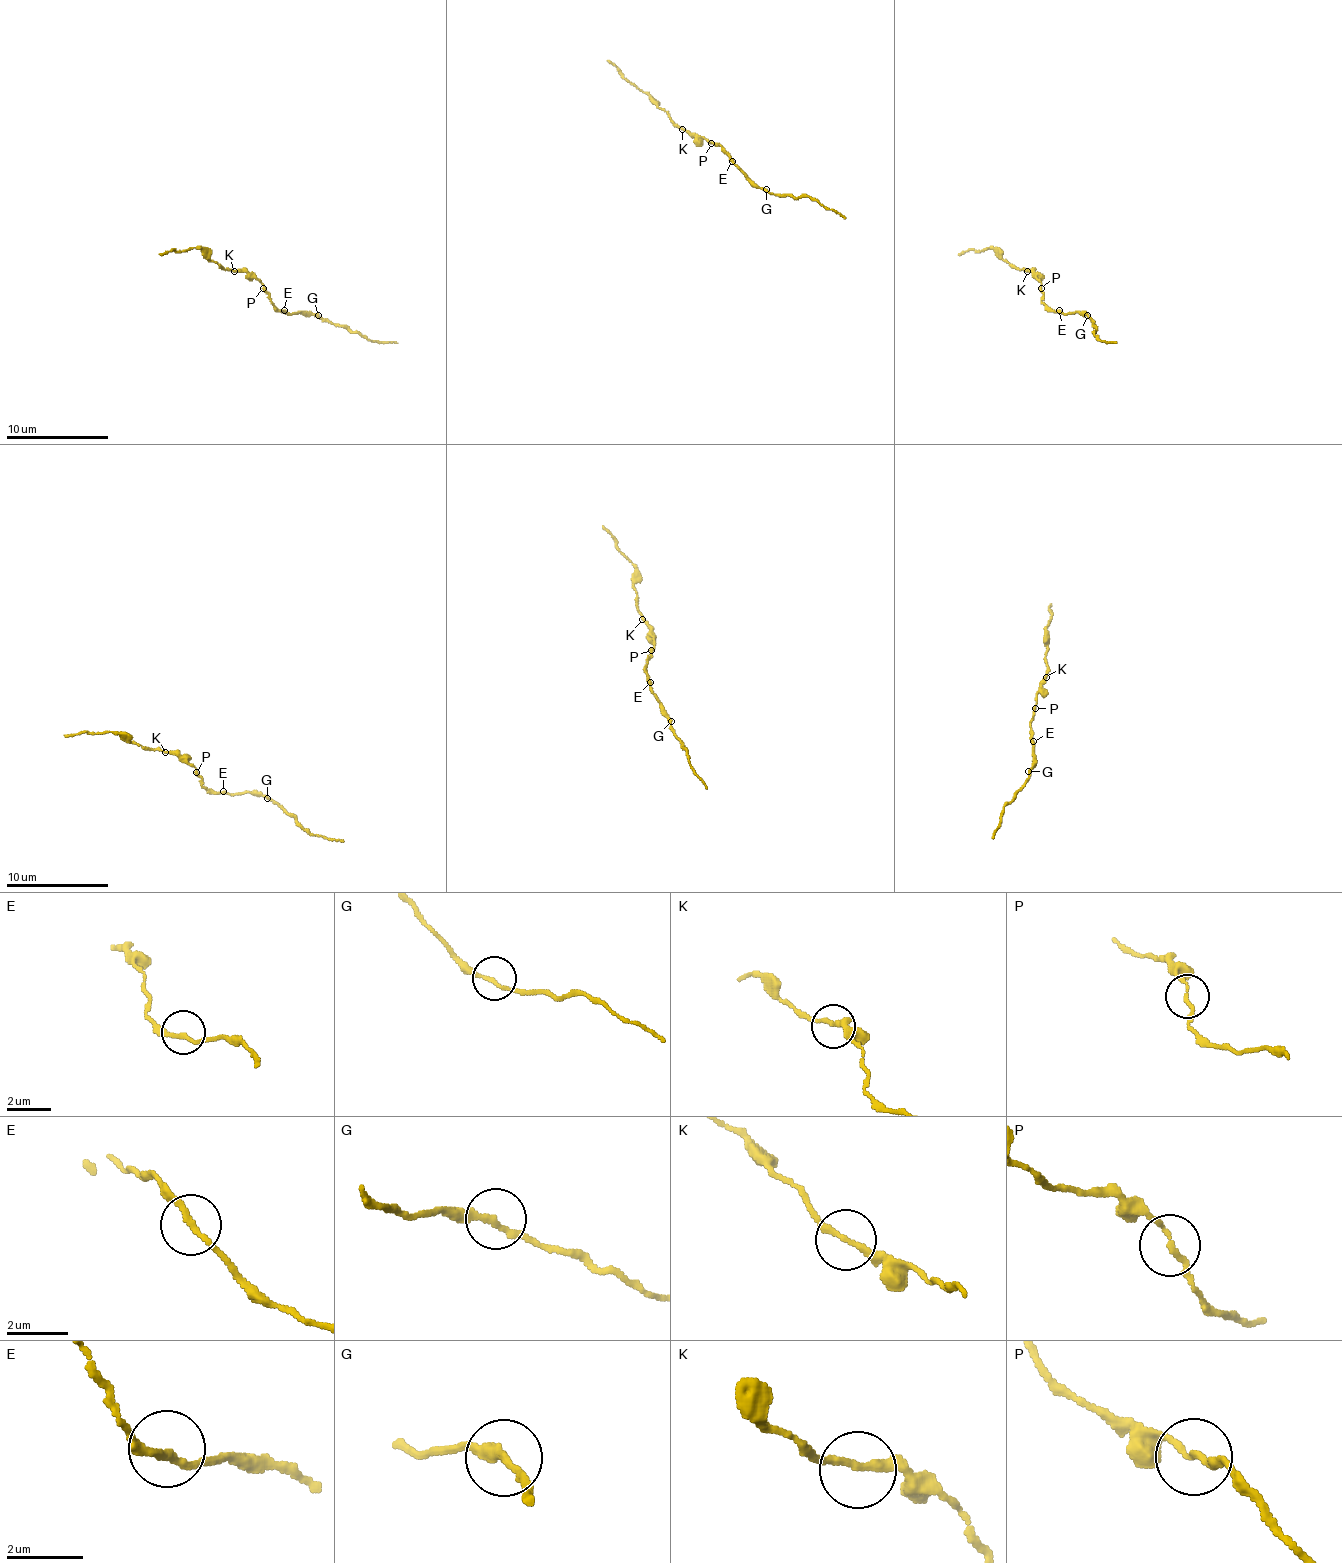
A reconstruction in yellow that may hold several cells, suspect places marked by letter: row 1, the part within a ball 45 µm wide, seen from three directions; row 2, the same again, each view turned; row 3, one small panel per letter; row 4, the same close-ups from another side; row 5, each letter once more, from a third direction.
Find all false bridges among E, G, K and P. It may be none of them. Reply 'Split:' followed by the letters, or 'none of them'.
Split: K

